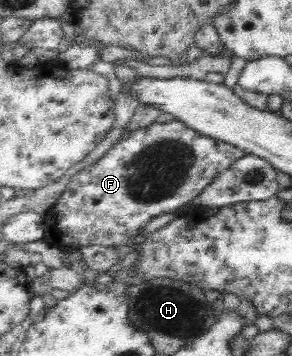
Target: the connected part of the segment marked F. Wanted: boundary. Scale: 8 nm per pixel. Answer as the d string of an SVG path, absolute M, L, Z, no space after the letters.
M180 120L167 123L152 122L145 128L132 130L114 144L98 161L84 167L80 172L71 173L71 181L58 201L44 214L45 235L43 241L61 251L74 251L78 247L104 245L122 247L128 245L136 233L154 217L176 212L193 199L220 173L230 169L244 151L190 129Z

